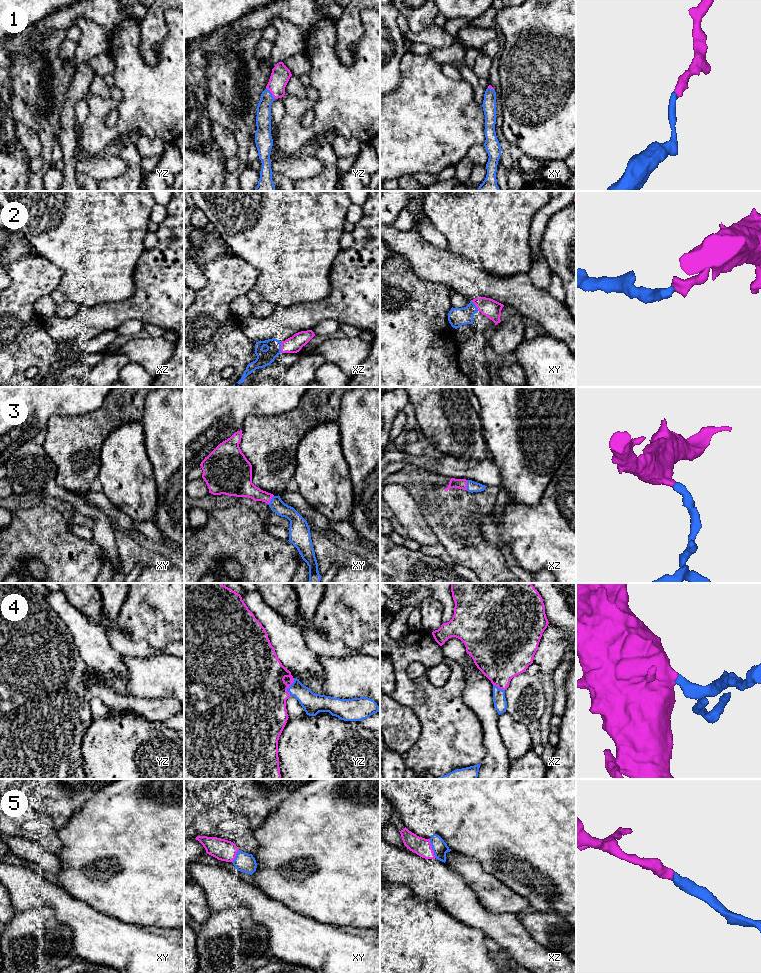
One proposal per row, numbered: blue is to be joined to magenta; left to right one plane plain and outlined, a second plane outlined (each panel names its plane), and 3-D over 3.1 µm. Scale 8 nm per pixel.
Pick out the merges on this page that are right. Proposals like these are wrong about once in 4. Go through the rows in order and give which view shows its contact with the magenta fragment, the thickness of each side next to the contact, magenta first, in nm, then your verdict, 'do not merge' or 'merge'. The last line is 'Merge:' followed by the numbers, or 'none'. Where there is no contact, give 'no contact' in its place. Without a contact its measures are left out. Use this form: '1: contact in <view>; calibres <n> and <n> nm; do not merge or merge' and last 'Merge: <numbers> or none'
1: contact in yz; calibres 150 and 130 nm; merge
2: contact in xz; calibres 140 and 130 nm; merge
3: contact in xz; calibres 80 and 90 nm; merge
4: contact in yz; calibres 440 and 160 nm; merge
5: contact in xz; calibres 140 and 120 nm; merge
Merge: 1, 2, 3, 4, 5

